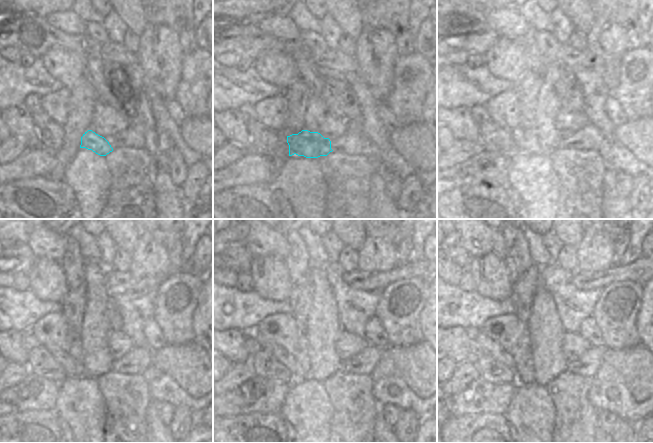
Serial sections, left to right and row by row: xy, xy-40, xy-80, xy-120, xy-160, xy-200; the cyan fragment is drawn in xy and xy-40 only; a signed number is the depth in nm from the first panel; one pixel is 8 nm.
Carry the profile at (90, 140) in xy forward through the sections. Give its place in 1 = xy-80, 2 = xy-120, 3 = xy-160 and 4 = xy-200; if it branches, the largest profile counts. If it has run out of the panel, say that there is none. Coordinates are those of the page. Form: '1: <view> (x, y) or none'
1: xy-80 (526, 141)
2: xy-120 (72, 368)
3: xy-160 (283, 356)
4: xy-200 (489, 346)

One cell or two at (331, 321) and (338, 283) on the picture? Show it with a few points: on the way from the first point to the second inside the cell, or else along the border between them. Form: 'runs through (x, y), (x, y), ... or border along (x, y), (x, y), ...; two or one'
border along (327, 279), (340, 324); two

